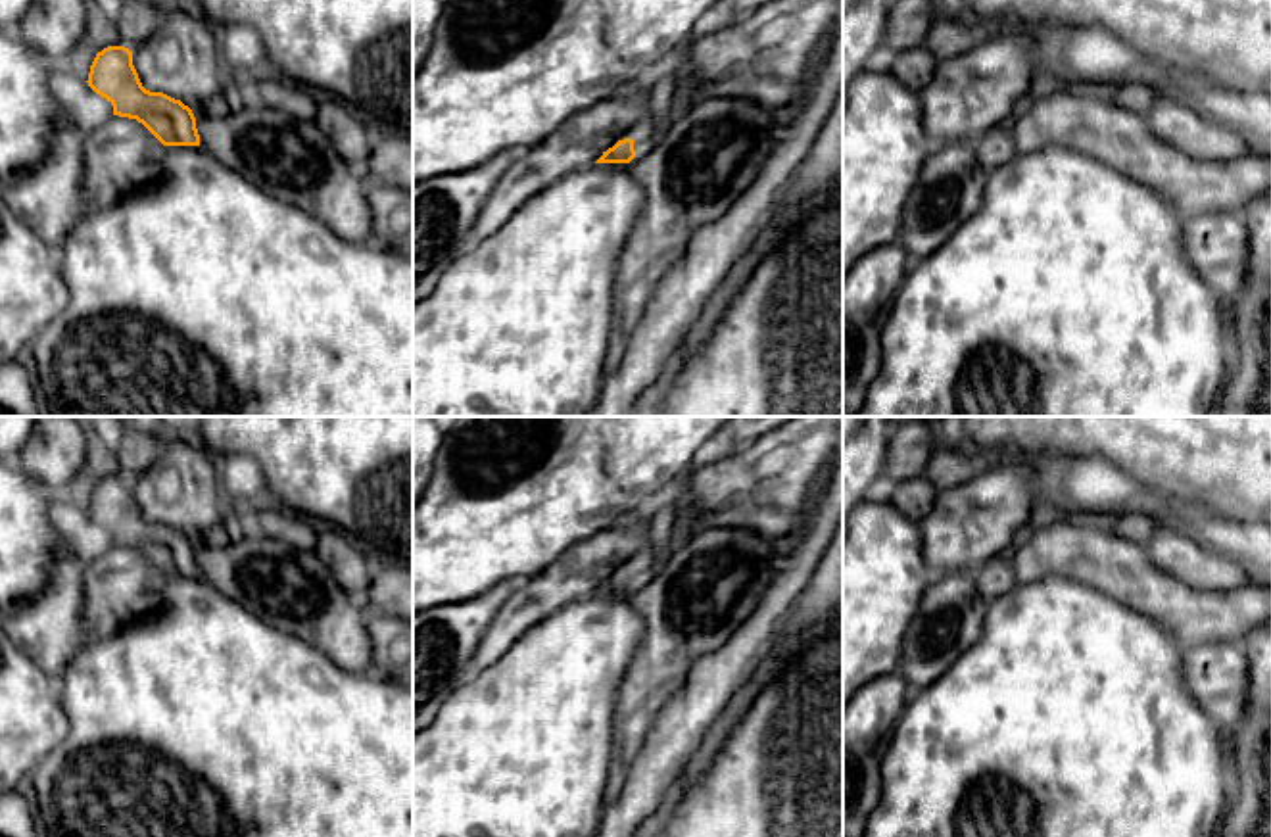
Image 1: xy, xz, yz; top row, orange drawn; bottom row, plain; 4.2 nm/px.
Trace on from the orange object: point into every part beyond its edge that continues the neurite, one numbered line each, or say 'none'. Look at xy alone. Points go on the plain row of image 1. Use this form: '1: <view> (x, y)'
none

